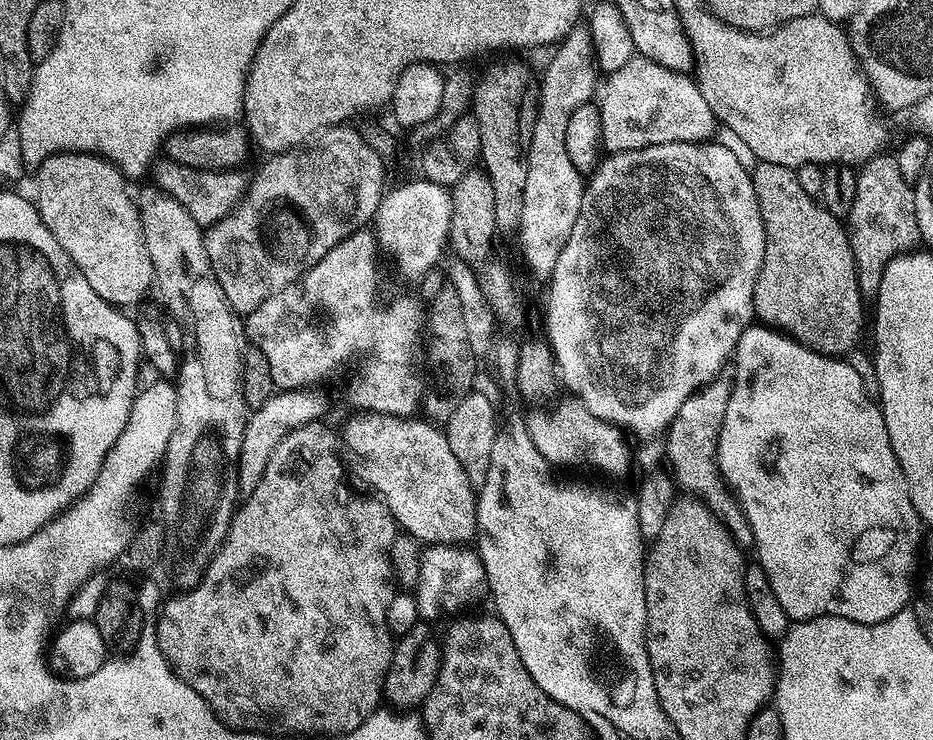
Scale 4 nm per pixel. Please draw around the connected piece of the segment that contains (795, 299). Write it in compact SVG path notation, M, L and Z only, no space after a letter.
M771 158L765 160L765 164L764 161L757 163L756 167L751 169L754 194L758 194L758 210L762 214L762 226L764 227L764 257L754 286L754 302L752 303L755 319L765 325L775 326L781 333L791 336L799 344L813 348L815 352L820 352L823 356L843 357L848 354L844 352L850 351L860 340L860 303L862 303L856 263L852 257L845 225L837 217L830 215L819 202L814 202L813 193L802 190L795 171L789 165L781 164Z

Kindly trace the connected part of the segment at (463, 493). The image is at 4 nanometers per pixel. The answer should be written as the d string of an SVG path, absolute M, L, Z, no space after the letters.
M360 410L360 411L357 411L355 414L357 416L350 417L349 420L346 421L344 424L344 436L343 436L343 432L342 432L343 447L345 444L345 446L348 447L349 450L352 451L353 454L356 455L358 459L360 459L360 476L361 476L361 478L364 479L366 483L373 484L373 486L376 487L375 495L377 497L379 497L379 499L383 500L384 505L386 505L388 507L388 509L390 510L390 514L393 516L393 518L396 519L397 525L399 525L399 527L401 529L403 529L403 531L405 528L405 530L408 531L409 534L412 535L414 539L421 540L421 542L422 542L421 545L424 545L424 546L431 546L433 544L464 544L465 542L471 541L473 539L473 537L476 536L476 497L478 495L478 492L477 492L477 489L470 482L470 478L466 478L466 470L462 470L462 464L460 462L458 462L458 458L454 458L454 450L450 450L450 442L448 441L447 435L445 435L445 433L443 431L441 431L441 429L439 432L439 430L436 429L439 427L437 427L437 425L435 423L429 422L427 419L424 419L425 421L424 420L416 420L416 419L420 419L420 418L413 418L412 416L393 416L391 412L373 412L371 410Z

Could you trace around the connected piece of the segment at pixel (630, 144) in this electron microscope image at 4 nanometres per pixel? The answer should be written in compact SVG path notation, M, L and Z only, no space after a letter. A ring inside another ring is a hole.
M633 58L622 70L611 73L603 81L598 96L602 122L603 151L628 152L654 144L708 142L717 135L718 118L702 98L700 85L691 75L676 72L653 60ZM604 92L604 93L603 93Z

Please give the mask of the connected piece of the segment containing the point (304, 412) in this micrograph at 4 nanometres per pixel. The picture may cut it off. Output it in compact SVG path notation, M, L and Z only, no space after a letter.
M311 387L277 391L261 408L255 409L249 415L238 457L238 467L240 466L238 484L241 489L250 490L260 481L266 470L266 462L270 462L270 454L278 446L278 442L282 442L282 438L290 434L290 430L298 426L315 424L323 417L320 415L327 410L328 400L322 393L316 391L320 390Z

